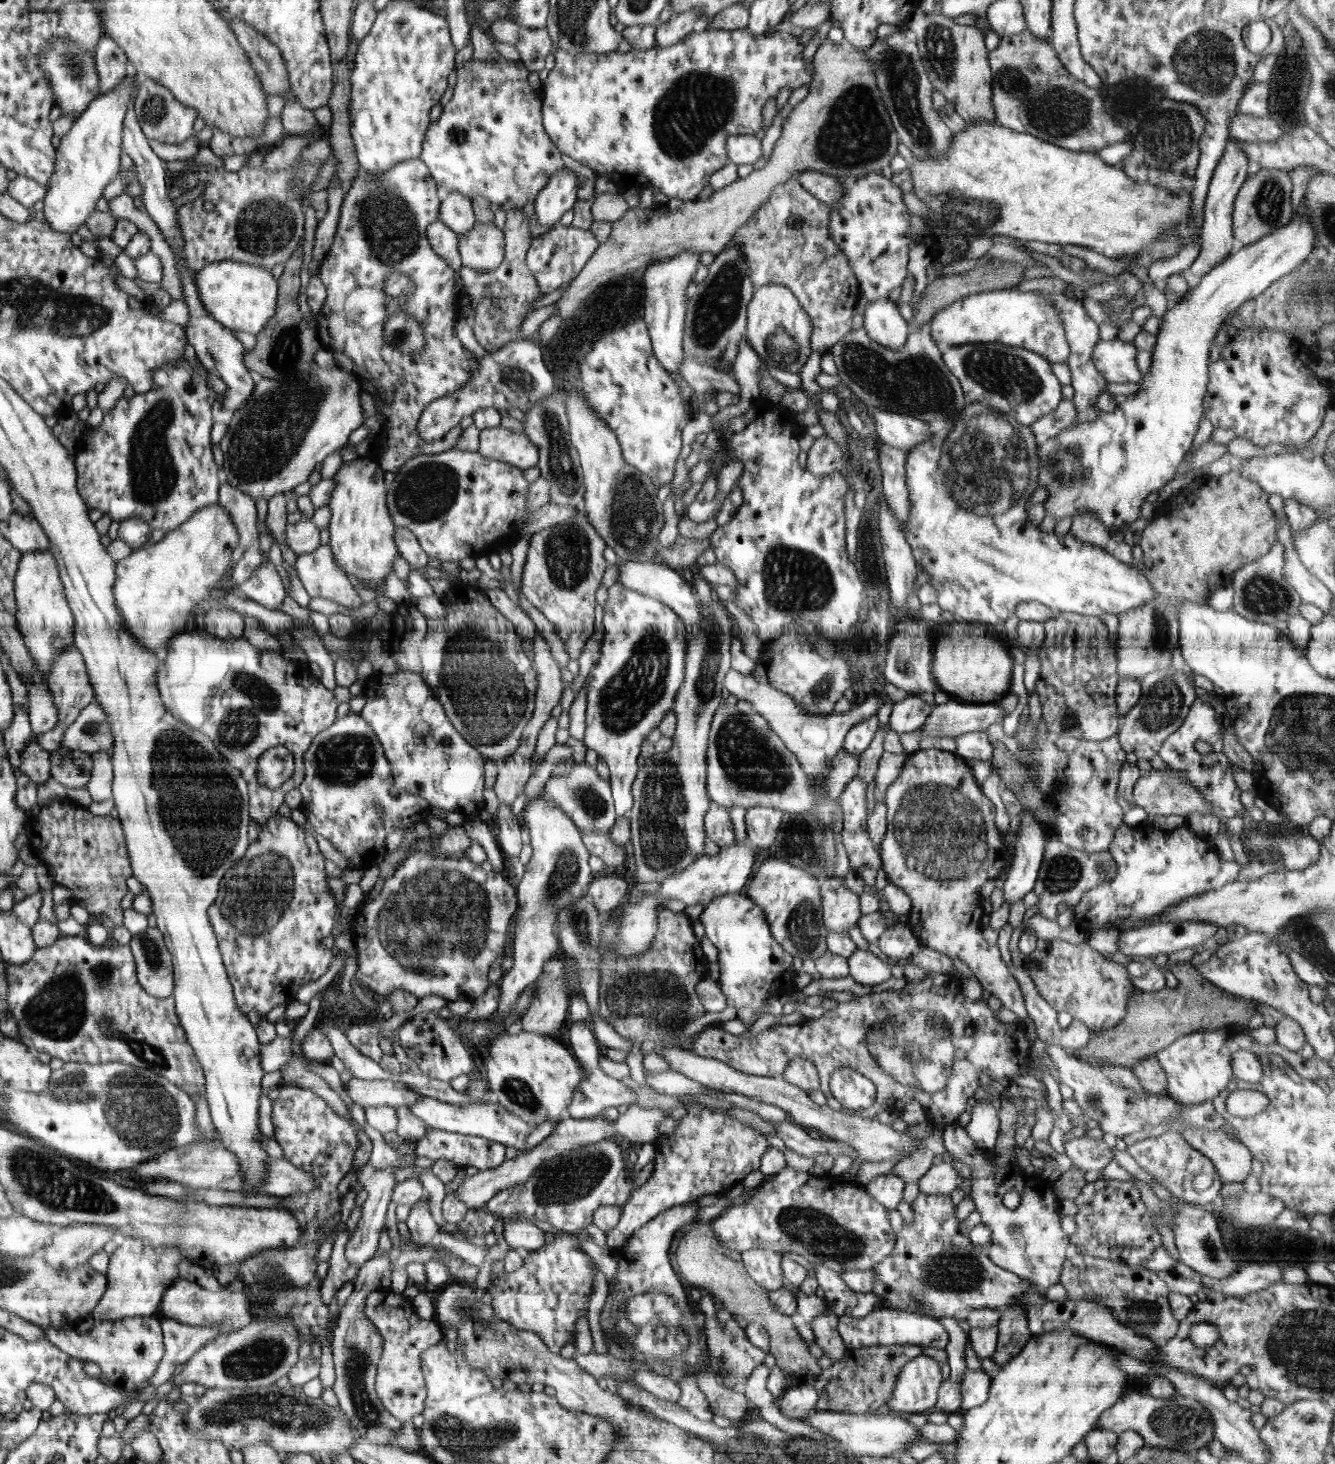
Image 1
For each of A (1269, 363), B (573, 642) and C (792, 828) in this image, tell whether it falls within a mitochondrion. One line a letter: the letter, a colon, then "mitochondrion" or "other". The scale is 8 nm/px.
A: other
B: other
C: other

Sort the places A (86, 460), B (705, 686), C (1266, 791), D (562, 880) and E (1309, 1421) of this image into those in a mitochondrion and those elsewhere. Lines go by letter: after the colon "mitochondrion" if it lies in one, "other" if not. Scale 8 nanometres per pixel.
A: other
B: mitochondrion
C: other
D: mitochondrion
E: mitochondrion

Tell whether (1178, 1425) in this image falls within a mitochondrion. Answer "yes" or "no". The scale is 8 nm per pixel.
yes

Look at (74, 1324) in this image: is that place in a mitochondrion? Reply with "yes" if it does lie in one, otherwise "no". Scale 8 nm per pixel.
no

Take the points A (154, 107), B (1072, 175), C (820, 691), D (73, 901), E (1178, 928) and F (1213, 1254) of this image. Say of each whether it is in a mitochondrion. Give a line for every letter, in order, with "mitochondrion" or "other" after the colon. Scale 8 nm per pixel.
A: mitochondrion
B: other
C: mitochondrion
D: other
E: other
F: mitochondrion

